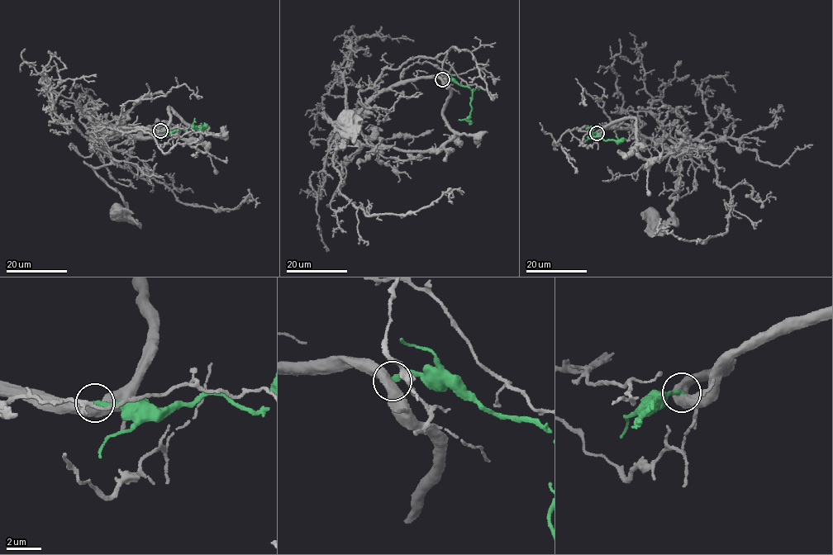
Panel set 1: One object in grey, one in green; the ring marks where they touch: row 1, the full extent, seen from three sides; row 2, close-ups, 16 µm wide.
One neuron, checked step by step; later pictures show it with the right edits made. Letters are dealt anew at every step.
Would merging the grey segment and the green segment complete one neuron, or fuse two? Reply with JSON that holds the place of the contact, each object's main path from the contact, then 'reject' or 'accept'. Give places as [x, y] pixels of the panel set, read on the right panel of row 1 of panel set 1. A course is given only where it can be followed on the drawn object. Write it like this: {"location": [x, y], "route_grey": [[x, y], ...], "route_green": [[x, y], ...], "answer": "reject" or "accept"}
{"location": [597, 133], "route_grey": [[597, 133], [629, 128], [668, 150], [667, 168], [678, 176], [671, 196], [673, 219], [662, 225], [652, 217]], "route_green": [[597, 133], [589, 137], [600, 136], [604, 140], [625, 139]], "answer": "reject"}

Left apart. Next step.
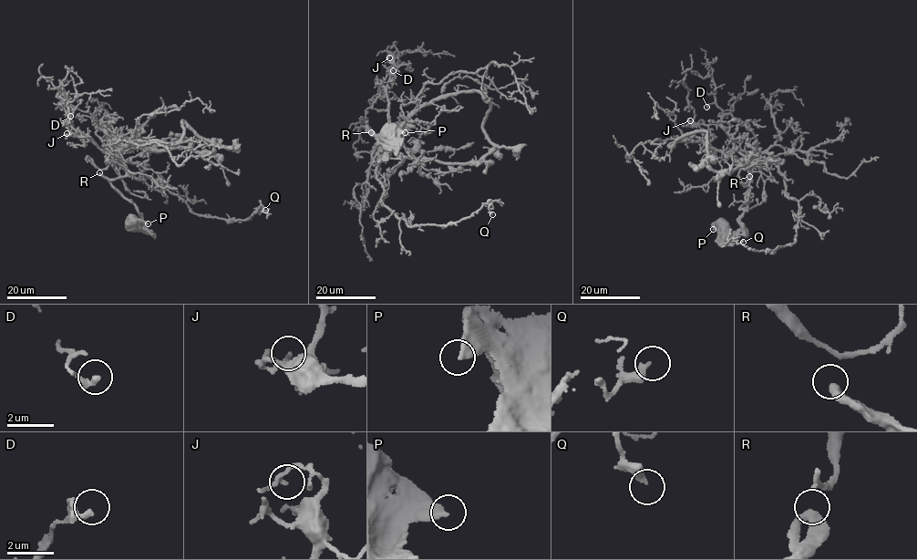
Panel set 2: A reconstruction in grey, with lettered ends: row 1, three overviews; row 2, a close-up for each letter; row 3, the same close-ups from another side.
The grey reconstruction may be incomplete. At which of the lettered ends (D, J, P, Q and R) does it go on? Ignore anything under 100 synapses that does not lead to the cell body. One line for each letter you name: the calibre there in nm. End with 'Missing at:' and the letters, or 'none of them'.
Missing at: none of them

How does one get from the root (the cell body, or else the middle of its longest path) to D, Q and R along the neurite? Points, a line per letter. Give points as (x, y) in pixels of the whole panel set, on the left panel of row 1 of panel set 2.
D: (132, 223), (138, 228), (140, 214), (108, 181), (122, 177), (126, 165), (75, 129), (66, 112), (70, 116)
Q: (132, 223), (140, 214), (108, 181), (126, 166), (107, 145), (127, 172), (194, 213), (232, 222), (265, 210)
R: (132, 223), (134, 222), (136, 229), (140, 222), (141, 215), (138, 209), (99, 172)

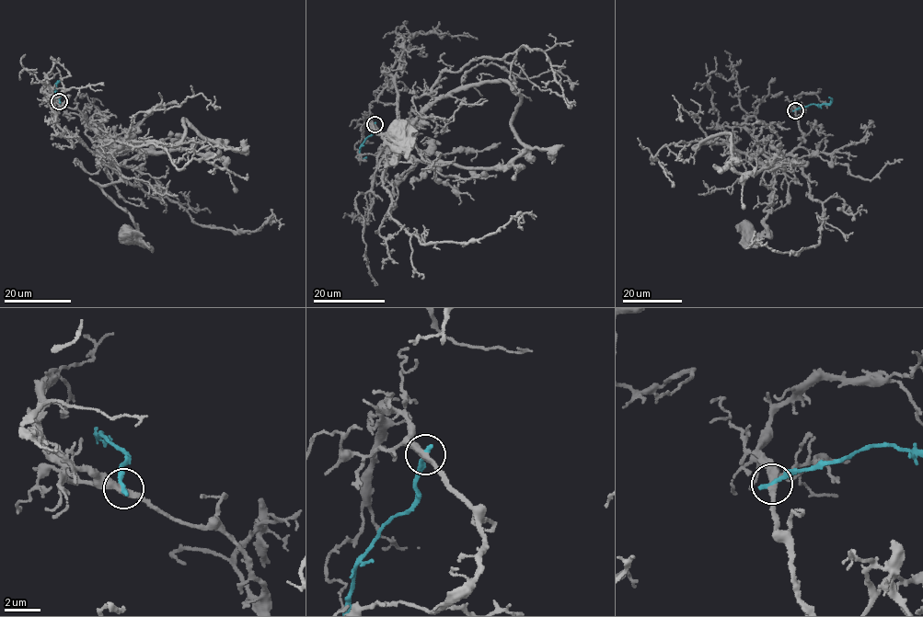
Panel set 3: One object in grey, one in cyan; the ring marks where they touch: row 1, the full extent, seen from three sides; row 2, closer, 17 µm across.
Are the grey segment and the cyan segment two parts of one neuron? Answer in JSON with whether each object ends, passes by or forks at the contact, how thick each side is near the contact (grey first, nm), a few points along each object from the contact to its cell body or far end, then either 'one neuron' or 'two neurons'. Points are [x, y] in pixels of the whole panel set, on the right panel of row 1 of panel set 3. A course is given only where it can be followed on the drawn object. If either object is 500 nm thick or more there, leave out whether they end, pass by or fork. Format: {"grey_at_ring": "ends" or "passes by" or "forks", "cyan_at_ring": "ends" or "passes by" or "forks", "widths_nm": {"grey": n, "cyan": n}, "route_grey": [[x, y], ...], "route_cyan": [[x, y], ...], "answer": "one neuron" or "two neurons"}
{"grey_at_ring": "passes by", "cyan_at_ring": "ends", "widths_nm": {"grey": 320, "cyan": 280}, "route_grey": [[795, 110], [802, 141], [765, 164], [762, 184], [772, 189], [765, 210], [767, 232], [755, 237], [746, 230]], "route_cyan": [[795, 110], [813, 104], [827, 105], [831, 99], [828, 97]], "answer": "two neurons"}

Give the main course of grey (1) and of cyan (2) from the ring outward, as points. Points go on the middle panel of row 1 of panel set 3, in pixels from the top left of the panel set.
1: (374, 124), (386, 141), (379, 152), (396, 134), (411, 134), (382, 135), (399, 152), (397, 158), (397, 131)
2: (374, 124), (373, 133), (360, 147), (360, 157), (366, 156)

